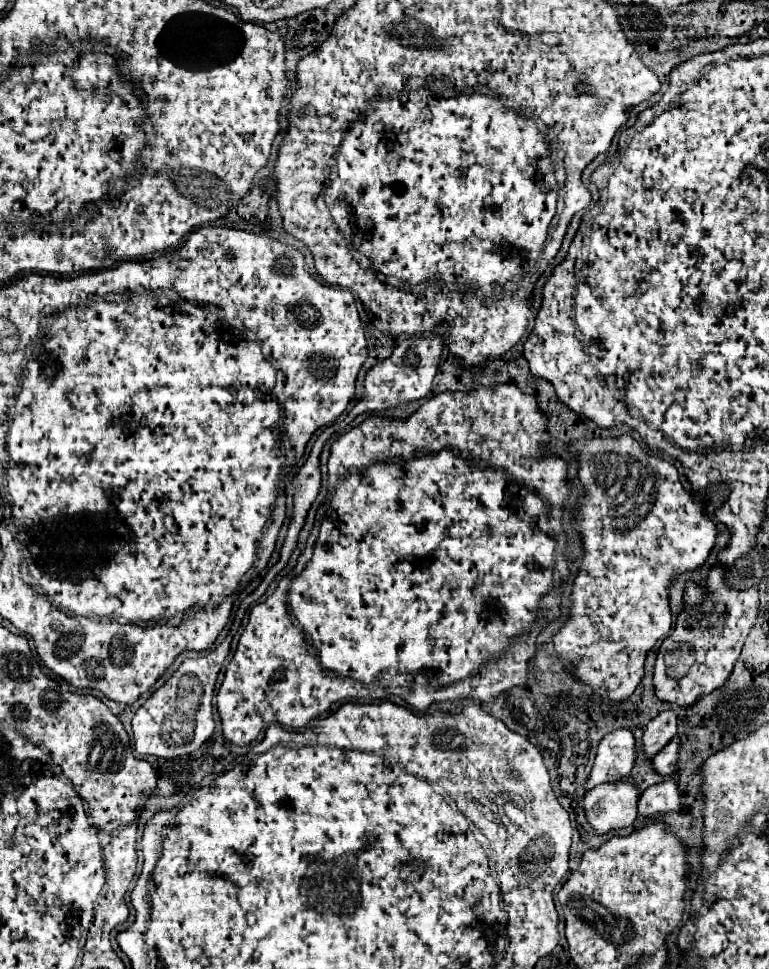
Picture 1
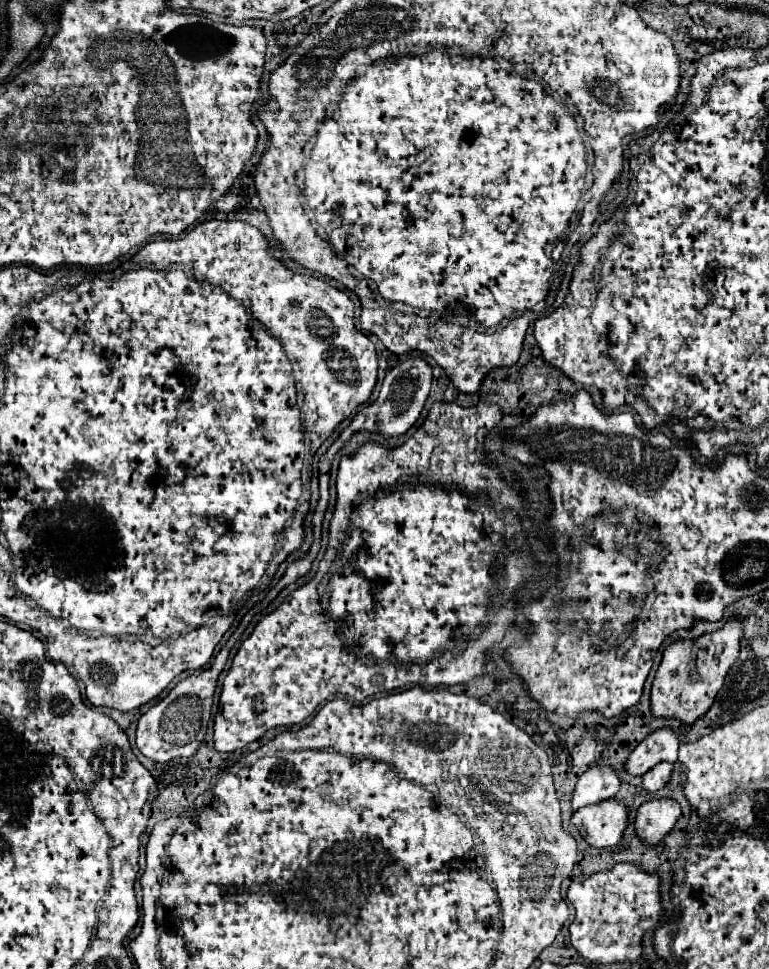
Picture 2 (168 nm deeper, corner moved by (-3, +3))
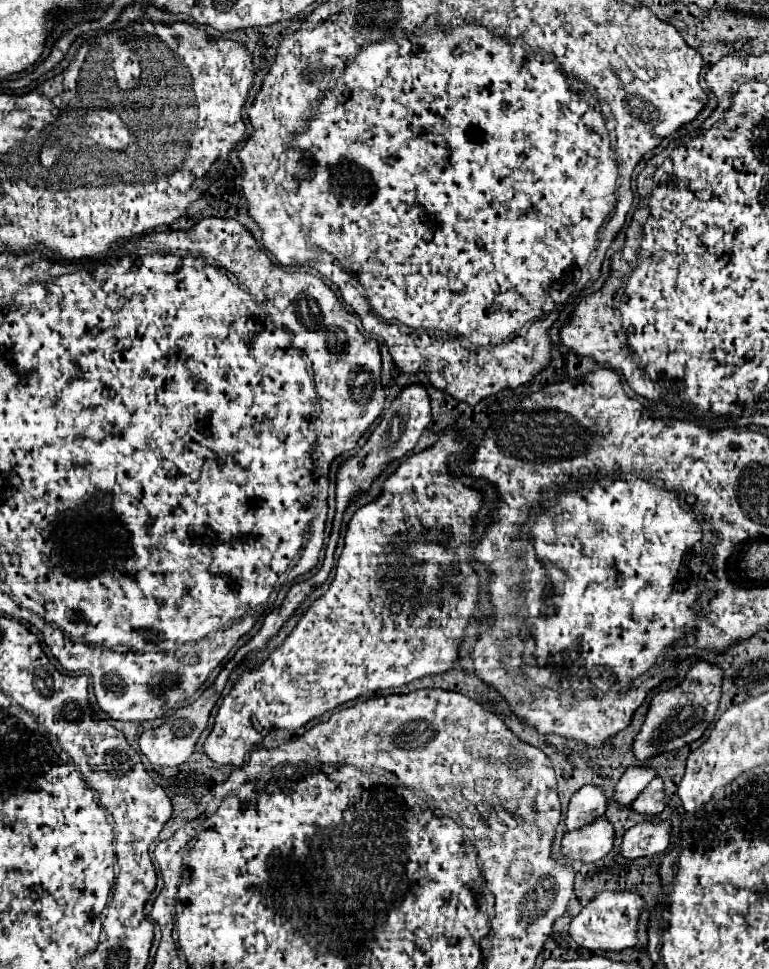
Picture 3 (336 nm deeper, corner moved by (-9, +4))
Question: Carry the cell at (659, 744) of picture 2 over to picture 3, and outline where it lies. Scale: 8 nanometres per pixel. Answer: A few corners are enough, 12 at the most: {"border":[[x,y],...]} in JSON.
{"border":[[627,767],[615,787],[615,799],[631,805],[657,771]]}

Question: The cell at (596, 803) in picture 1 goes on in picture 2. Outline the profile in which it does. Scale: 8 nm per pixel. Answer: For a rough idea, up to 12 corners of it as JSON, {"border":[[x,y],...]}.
{"border":[[619,800],[581,808],[571,826],[593,848],[615,846],[627,826]]}

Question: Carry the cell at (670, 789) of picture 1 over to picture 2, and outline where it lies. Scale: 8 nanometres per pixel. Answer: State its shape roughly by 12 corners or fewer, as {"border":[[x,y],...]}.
{"border":[[651,800],[637,810],[635,836],[657,846],[675,826],[675,800]]}

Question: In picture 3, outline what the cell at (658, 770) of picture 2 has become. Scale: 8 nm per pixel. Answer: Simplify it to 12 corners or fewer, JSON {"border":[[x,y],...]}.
{"border":[[655,777],[631,809],[657,815],[665,807],[663,779]]}

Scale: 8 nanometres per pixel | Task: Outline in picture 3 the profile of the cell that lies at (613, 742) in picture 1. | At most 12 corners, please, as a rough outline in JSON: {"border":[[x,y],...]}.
{"border":[[583,785],[569,801],[565,831],[605,815],[599,785]]}

